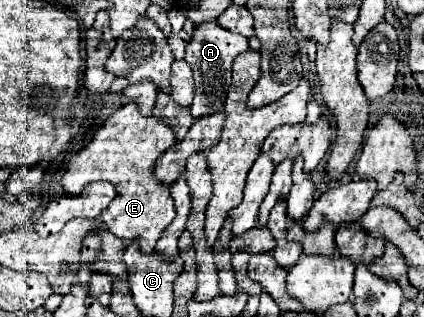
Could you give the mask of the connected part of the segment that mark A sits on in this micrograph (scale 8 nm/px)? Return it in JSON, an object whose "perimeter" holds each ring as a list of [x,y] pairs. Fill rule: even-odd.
{"perimeter":[[[205,22],[195,28],[195,36],[189,42],[187,52],[185,52],[185,62],[191,66],[193,78],[195,78],[195,98],[193,98],[193,104],[189,106],[193,118],[209,116],[223,108],[225,98],[227,98],[225,94],[231,84],[233,60],[245,50],[247,50],[247,38],[221,28],[217,22]]]}

